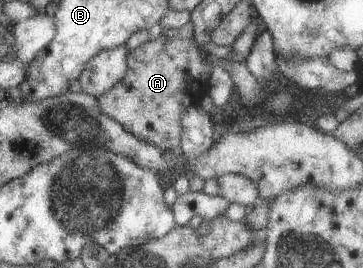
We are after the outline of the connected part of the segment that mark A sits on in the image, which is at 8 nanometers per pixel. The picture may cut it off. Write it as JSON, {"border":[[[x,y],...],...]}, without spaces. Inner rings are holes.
{"border":[[[162,35],[151,42],[143,42],[126,55],[127,71],[121,81],[95,98],[98,110],[134,138],[179,155],[181,114],[190,105],[197,104],[209,87],[210,74],[204,60],[192,38]]]}

